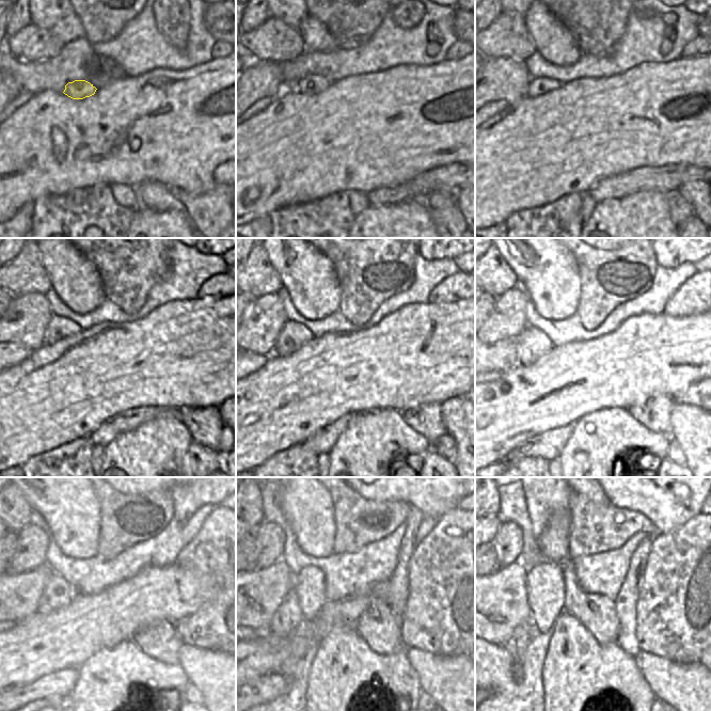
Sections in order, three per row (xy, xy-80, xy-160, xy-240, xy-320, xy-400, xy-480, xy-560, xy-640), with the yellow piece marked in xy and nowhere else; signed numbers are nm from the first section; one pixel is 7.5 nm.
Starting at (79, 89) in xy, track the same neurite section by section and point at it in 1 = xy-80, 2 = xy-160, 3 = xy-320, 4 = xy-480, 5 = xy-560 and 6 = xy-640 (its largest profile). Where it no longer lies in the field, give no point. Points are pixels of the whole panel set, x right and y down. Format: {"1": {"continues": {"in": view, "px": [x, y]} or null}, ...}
{"1": {"continues": {"in": "xy-80", "px": [312, 84]}}, "2": {"continues": {"in": "xy-160", "px": [537, 87]}}, "3": {"continues": {"in": "xy-320", "px": [293, 335]}}, "4": {"continues": {"in": "xy-480", "px": [58, 593]}}, "5": {"continues": {"in": "xy-560", "px": [288, 615]}}, "6": {"continues": {"in": "xy-640", "px": [516, 646]}}}

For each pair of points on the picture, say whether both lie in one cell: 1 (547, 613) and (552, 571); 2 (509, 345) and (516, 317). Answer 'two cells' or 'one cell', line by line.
1: one cell
2: two cells

